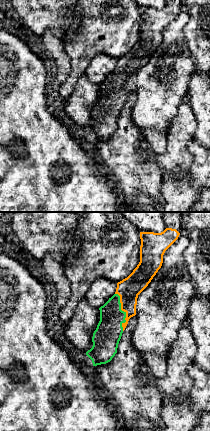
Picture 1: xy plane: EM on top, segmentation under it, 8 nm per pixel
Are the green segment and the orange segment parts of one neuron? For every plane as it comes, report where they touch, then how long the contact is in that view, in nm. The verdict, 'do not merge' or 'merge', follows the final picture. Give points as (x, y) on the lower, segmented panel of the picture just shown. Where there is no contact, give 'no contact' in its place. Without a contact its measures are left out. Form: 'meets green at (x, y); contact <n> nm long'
meets green at (123, 311); contact 320 nm long

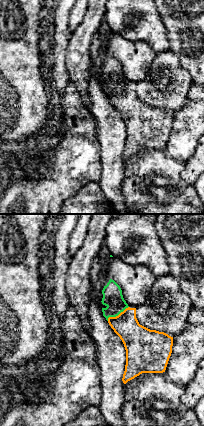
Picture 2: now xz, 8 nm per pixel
meets green at (117, 315); contact 200 nm long

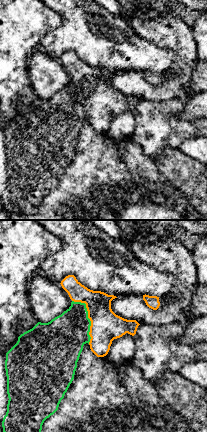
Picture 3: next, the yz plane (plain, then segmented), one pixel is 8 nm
meets green at (87, 317); contact 380 nm long

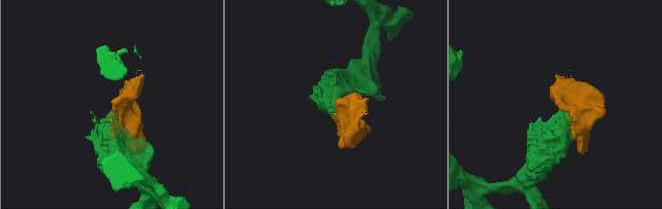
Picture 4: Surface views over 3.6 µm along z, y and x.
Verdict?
merge

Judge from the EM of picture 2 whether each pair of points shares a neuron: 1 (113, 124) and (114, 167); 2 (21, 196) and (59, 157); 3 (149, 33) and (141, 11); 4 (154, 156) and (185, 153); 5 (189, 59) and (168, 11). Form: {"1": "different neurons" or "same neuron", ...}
{"1": "same neuron", "2": "same neuron", "3": "same neuron", "4": "different neurons", "5": "same neuron"}

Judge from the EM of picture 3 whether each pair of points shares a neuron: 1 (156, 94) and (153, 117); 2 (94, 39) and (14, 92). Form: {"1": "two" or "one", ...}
{"1": "two", "2": "two"}

